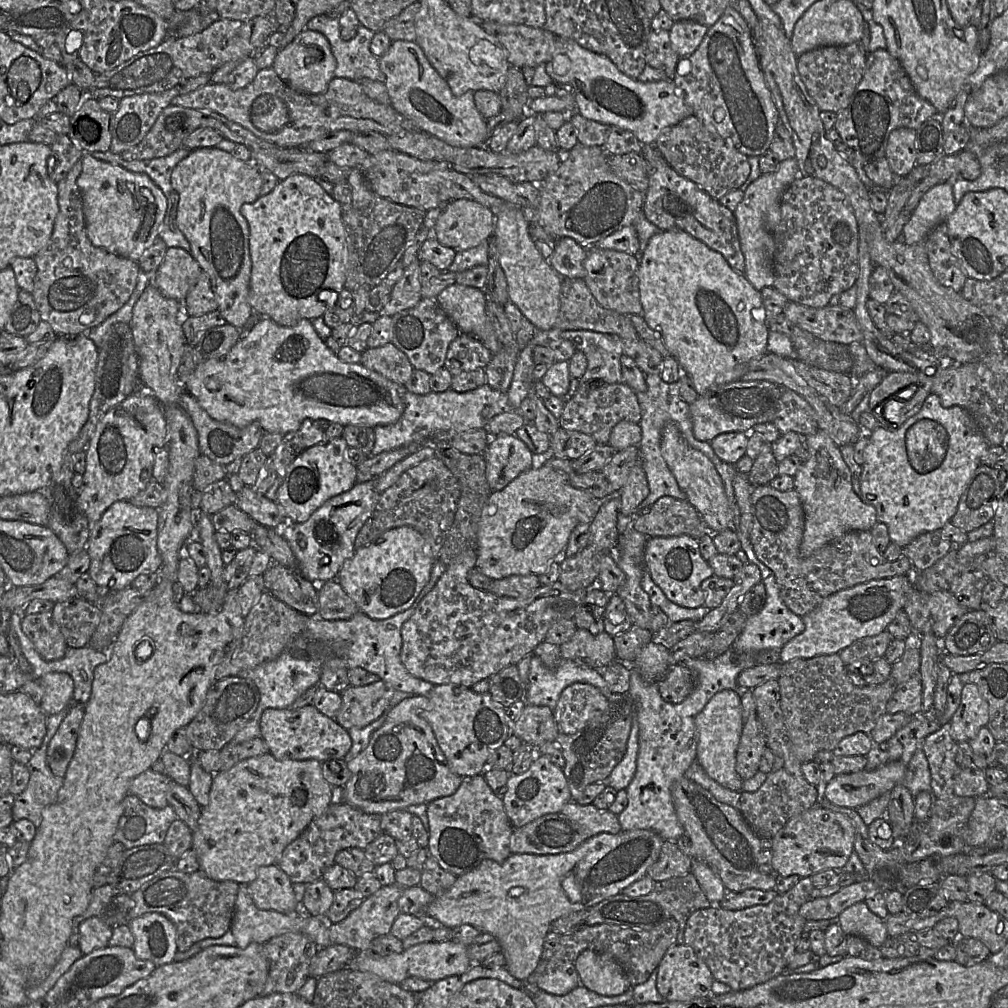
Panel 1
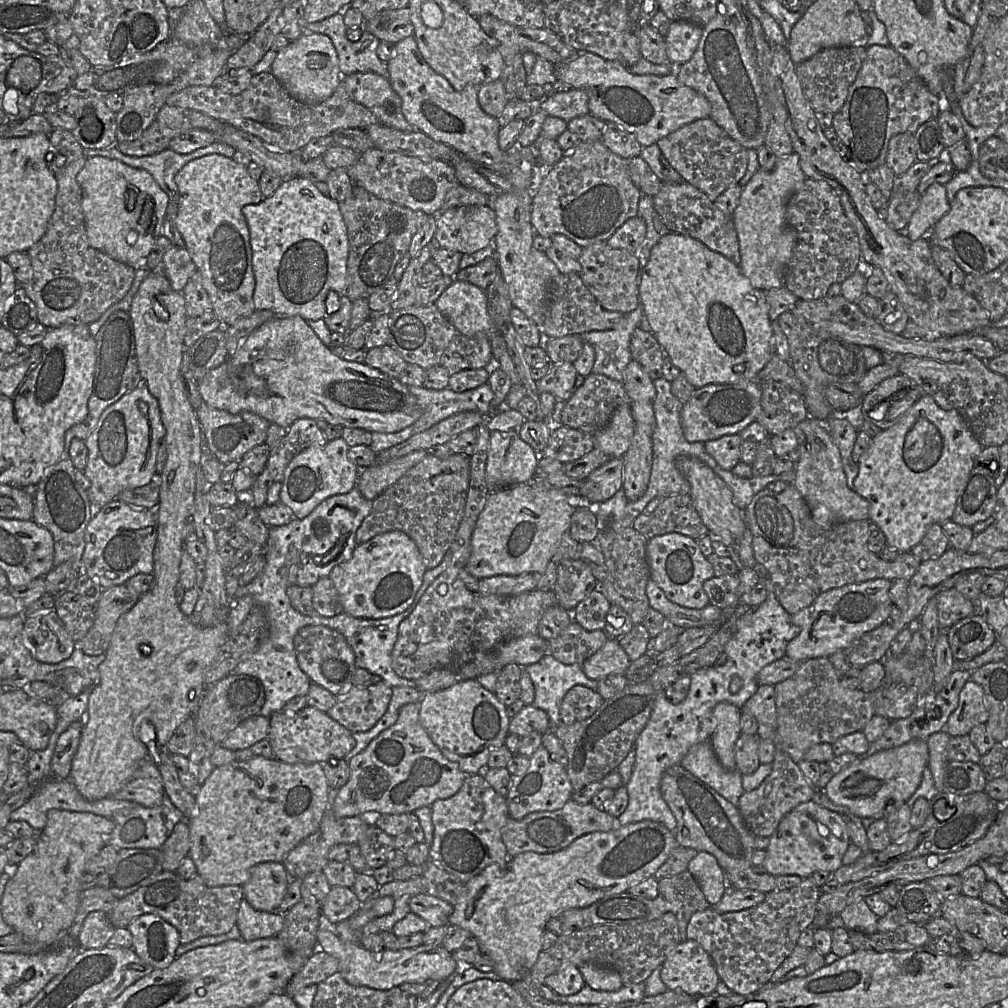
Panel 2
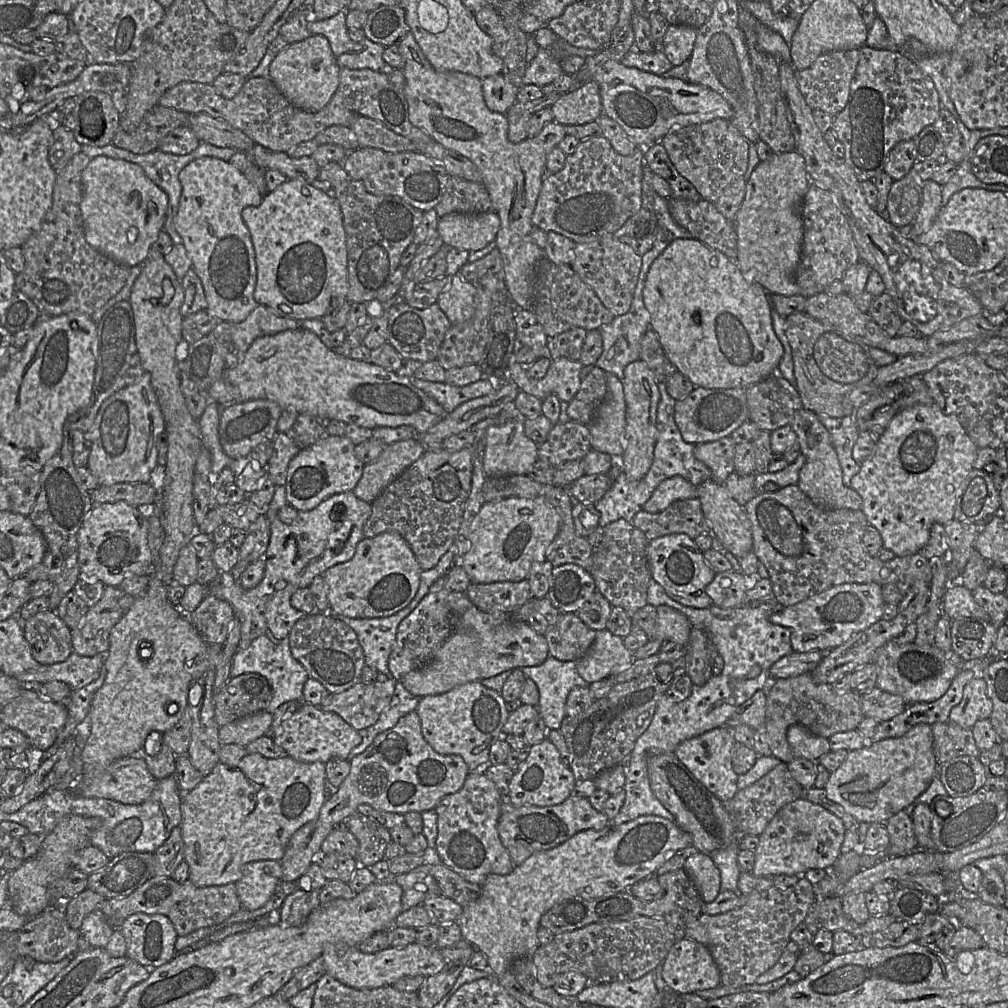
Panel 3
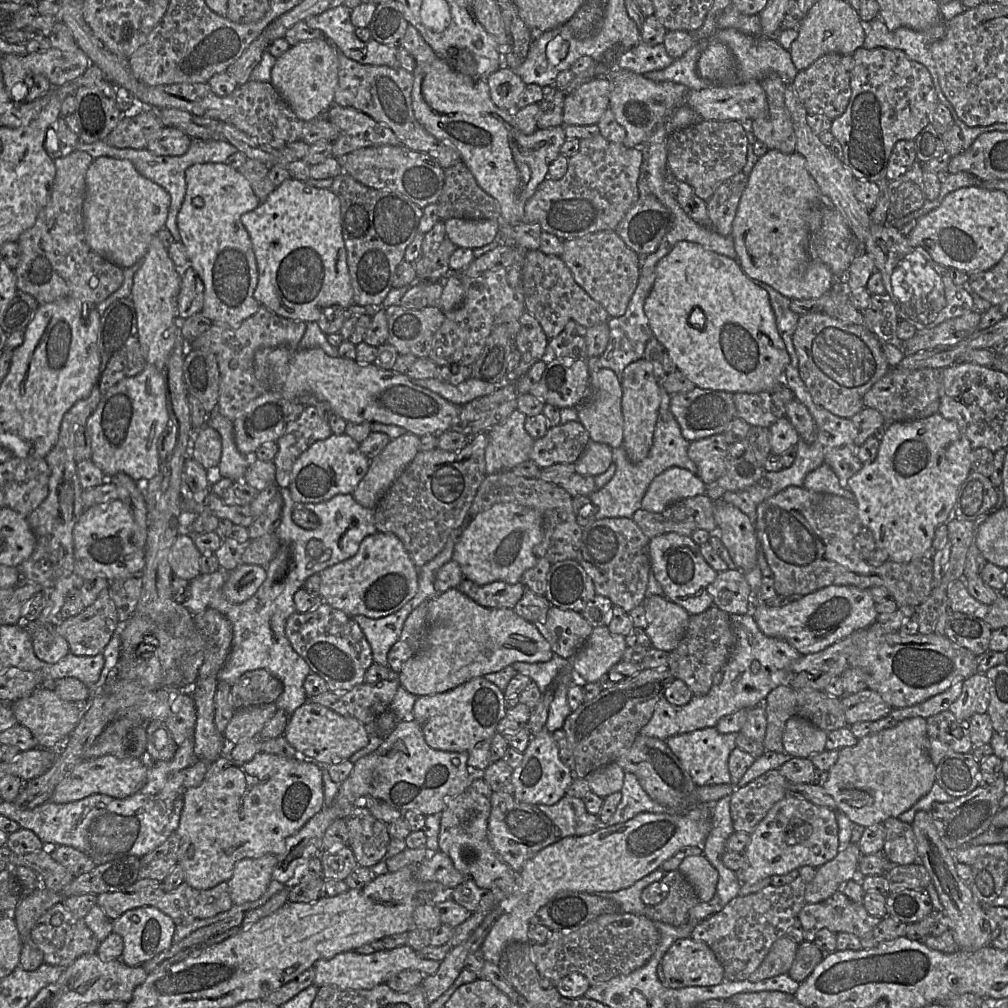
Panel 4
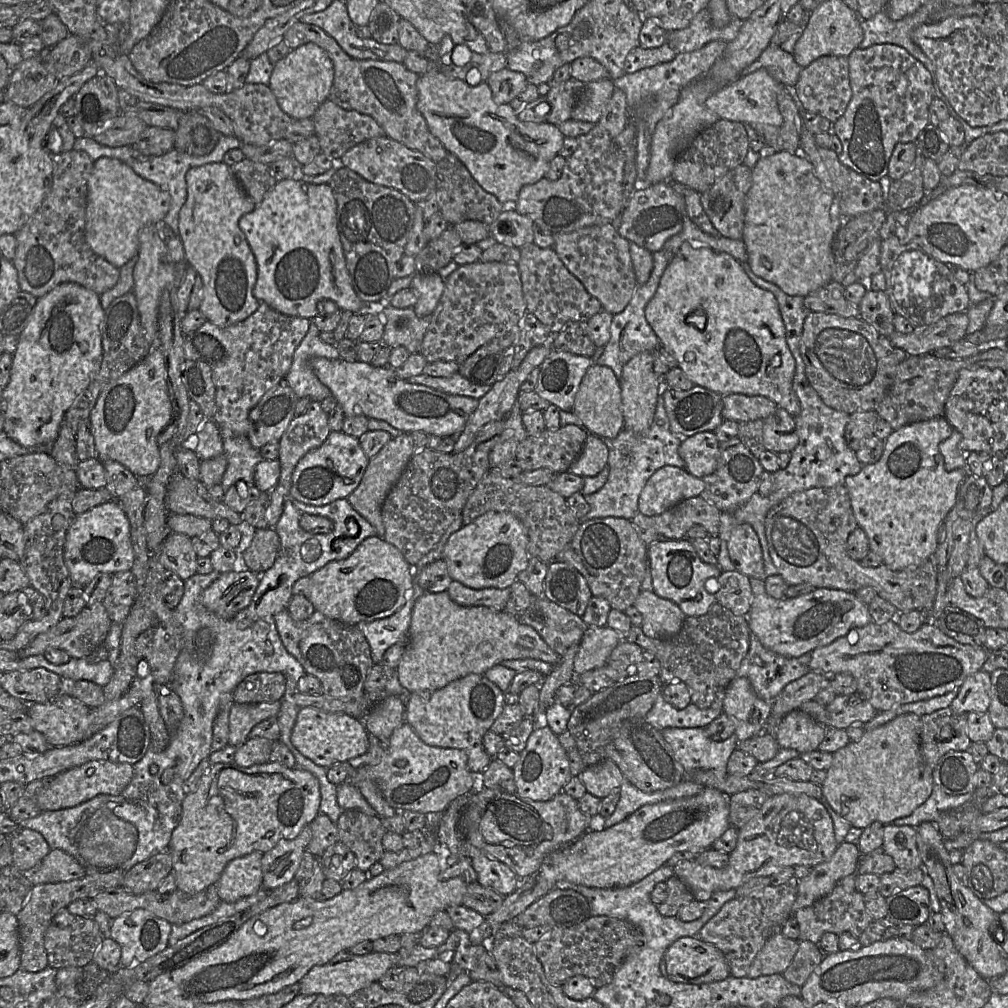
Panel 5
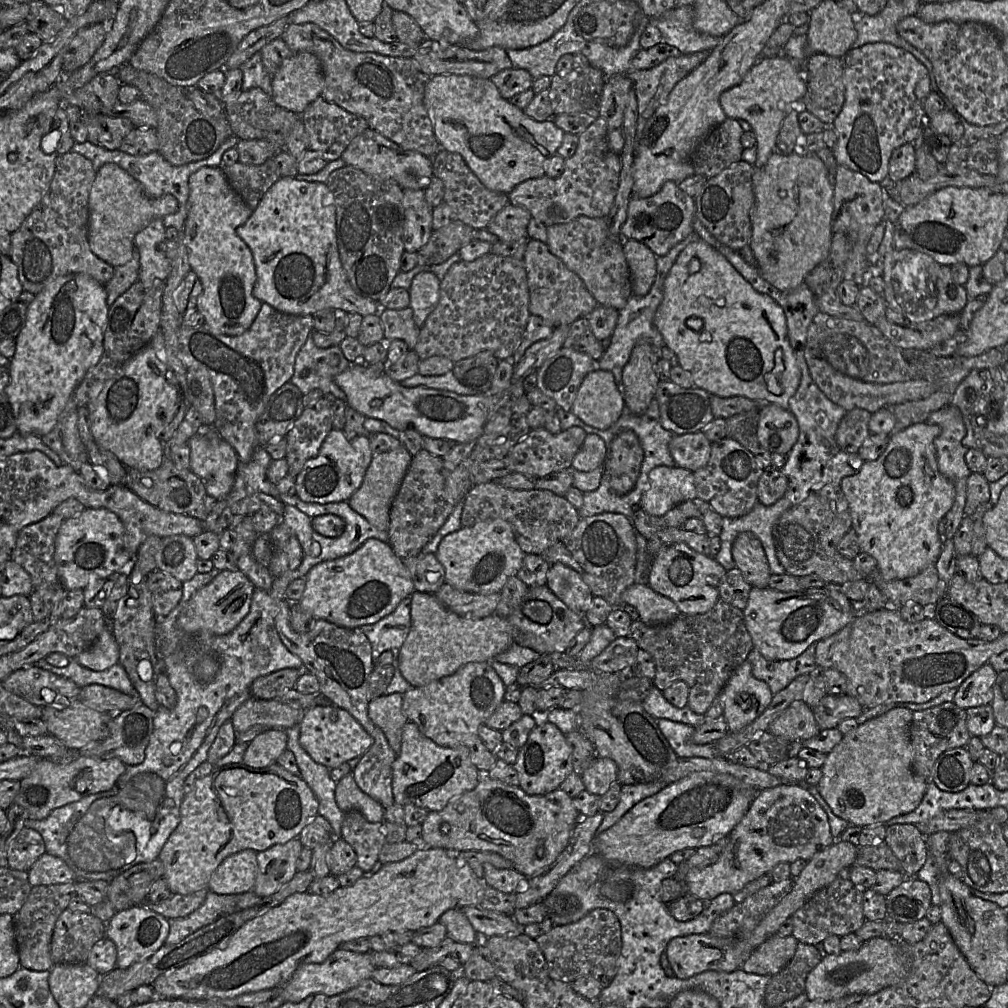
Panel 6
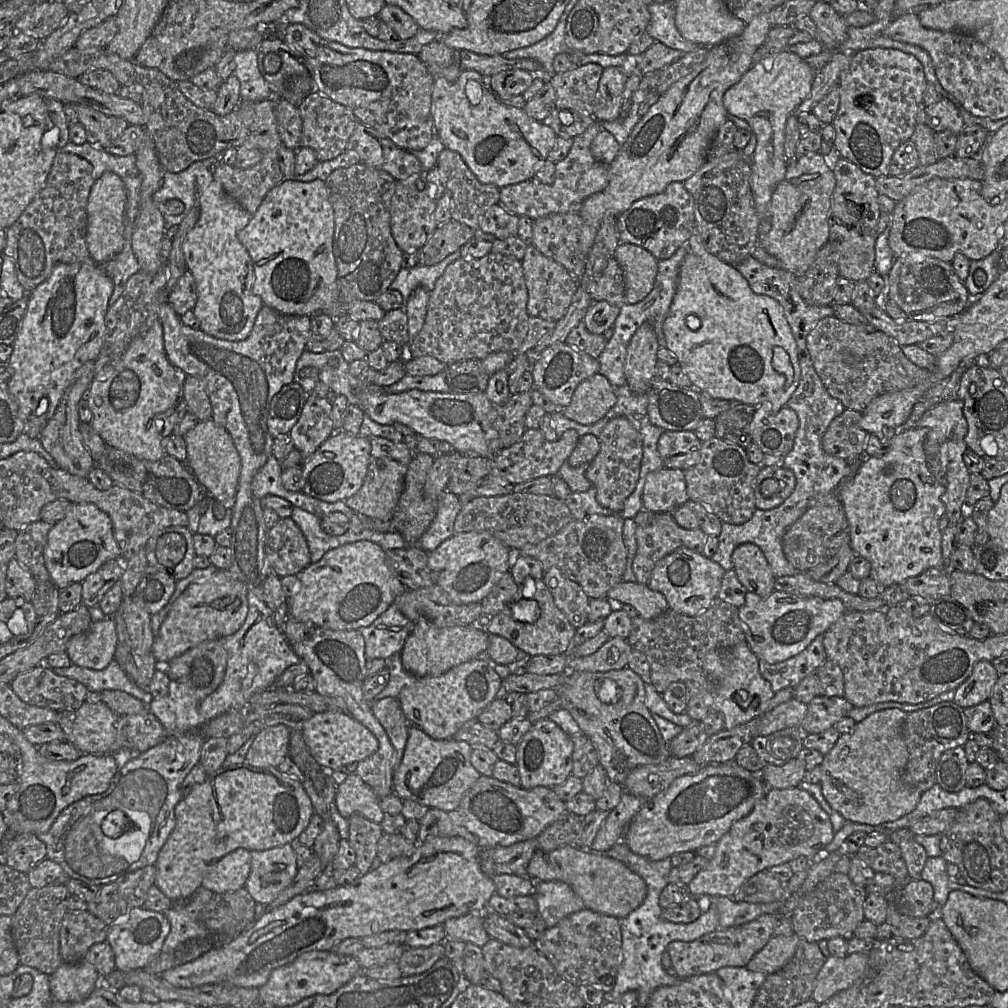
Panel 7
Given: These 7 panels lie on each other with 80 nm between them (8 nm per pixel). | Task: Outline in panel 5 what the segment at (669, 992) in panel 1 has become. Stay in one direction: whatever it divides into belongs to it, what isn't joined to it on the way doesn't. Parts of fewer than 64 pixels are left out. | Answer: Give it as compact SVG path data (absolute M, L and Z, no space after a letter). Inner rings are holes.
M681 937L665 951L668 979L685 984L721 981L729 975L724 954L699 937Z

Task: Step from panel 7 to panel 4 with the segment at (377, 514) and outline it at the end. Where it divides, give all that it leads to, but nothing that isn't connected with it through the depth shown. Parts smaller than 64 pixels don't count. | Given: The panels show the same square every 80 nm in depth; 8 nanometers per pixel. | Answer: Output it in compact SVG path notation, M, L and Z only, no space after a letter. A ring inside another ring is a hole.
M411 433L391 440L380 454L370 460L366 475L352 493L355 501L375 510L383 495L420 452L420 445L420 437Z

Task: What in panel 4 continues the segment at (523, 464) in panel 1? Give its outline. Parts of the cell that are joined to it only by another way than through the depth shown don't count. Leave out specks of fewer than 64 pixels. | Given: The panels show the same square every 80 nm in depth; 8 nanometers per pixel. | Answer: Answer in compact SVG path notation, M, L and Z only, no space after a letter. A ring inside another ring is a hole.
M514 410L507 420L488 431L485 450L486 474L511 471L518 464L530 460L534 440L526 432L526 415Z

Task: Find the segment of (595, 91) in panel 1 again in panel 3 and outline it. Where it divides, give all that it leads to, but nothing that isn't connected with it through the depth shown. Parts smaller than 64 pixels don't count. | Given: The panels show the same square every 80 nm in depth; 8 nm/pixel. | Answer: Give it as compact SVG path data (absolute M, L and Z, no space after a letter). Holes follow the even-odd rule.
M620 61L605 62L593 80L599 85L603 114L615 120L641 149L656 144L677 127L733 116L729 103L706 86L627 67Z

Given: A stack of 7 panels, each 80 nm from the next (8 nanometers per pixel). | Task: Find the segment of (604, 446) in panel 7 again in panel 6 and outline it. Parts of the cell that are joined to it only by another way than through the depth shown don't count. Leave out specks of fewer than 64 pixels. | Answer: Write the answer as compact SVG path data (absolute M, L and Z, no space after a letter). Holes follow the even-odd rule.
M624 430L613 439L609 454L606 453L604 472L609 474L610 487L614 493L624 495L634 488L643 458L644 451L634 431Z

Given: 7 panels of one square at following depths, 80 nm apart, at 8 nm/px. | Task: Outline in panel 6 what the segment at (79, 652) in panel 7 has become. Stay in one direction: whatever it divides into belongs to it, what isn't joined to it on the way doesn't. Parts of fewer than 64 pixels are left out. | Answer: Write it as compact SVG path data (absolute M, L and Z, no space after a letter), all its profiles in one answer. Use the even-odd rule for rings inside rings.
M105 628L93 645L75 658L79 664L94 671L106 670L119 662L119 646L112 631Z

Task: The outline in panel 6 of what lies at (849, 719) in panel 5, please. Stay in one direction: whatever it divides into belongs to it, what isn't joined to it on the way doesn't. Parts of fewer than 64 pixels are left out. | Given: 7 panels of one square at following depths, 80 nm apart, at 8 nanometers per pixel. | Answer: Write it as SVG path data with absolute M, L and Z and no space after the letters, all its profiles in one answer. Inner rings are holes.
M827 694L812 709L820 730L837 728L844 719L856 719L864 711L857 699L848 694L839 696Z

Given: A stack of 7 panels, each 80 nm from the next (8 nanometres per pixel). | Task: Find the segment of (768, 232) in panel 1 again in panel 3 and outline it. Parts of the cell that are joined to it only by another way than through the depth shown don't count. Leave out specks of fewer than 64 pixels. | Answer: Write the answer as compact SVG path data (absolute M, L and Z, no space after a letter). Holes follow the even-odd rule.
M795 150L786 153L772 152L768 159L758 163L746 182L743 201L733 220L737 234L736 263L745 275L761 285L769 294L803 295L802 289L795 281L795 271L800 261L803 239L801 208L810 184L811 178L809 177L808 183L804 159Z

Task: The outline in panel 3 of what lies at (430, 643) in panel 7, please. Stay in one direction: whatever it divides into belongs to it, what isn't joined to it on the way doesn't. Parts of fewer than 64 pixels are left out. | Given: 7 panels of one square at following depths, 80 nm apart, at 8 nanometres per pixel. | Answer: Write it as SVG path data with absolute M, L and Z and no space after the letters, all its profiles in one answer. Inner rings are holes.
M451 591L447 605L454 616L452 634L433 660L410 671L400 681L414 696L422 698L443 694L462 684L490 678L507 670L538 666L548 657L545 637L510 614L482 611L470 601L465 592Z

